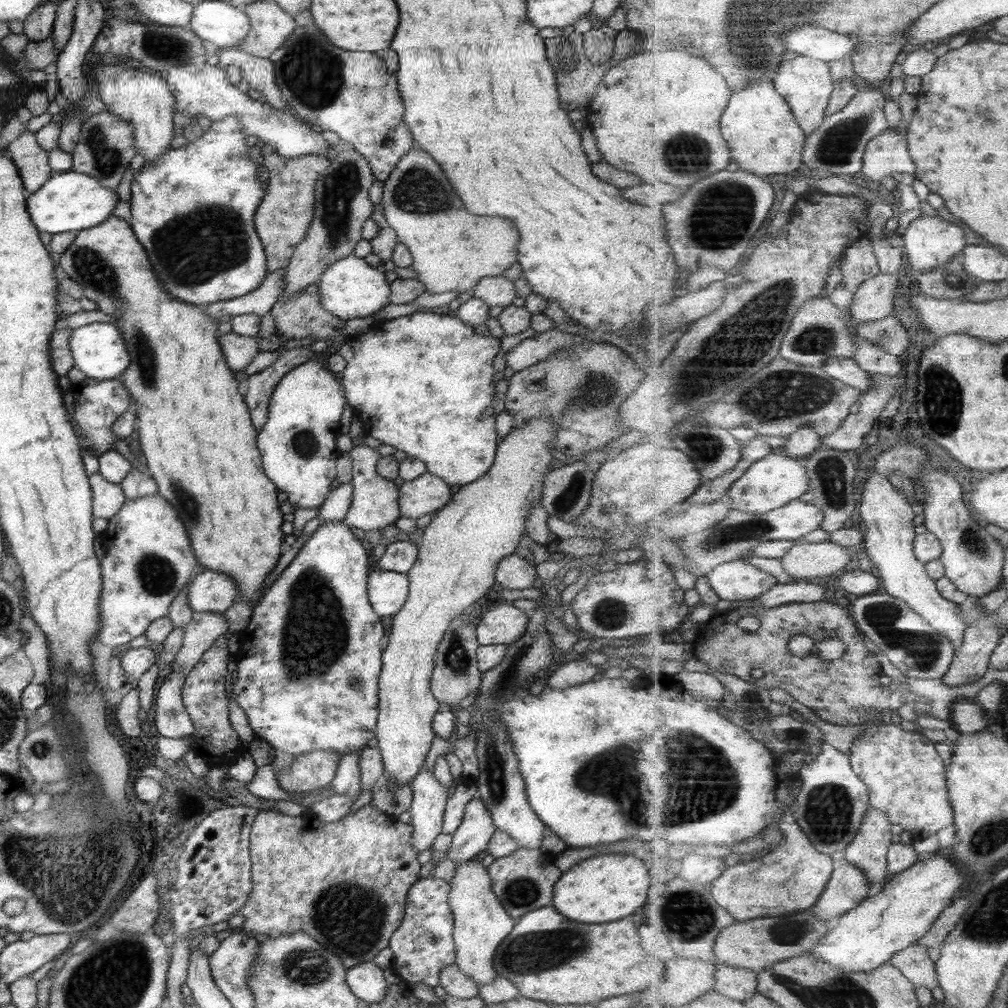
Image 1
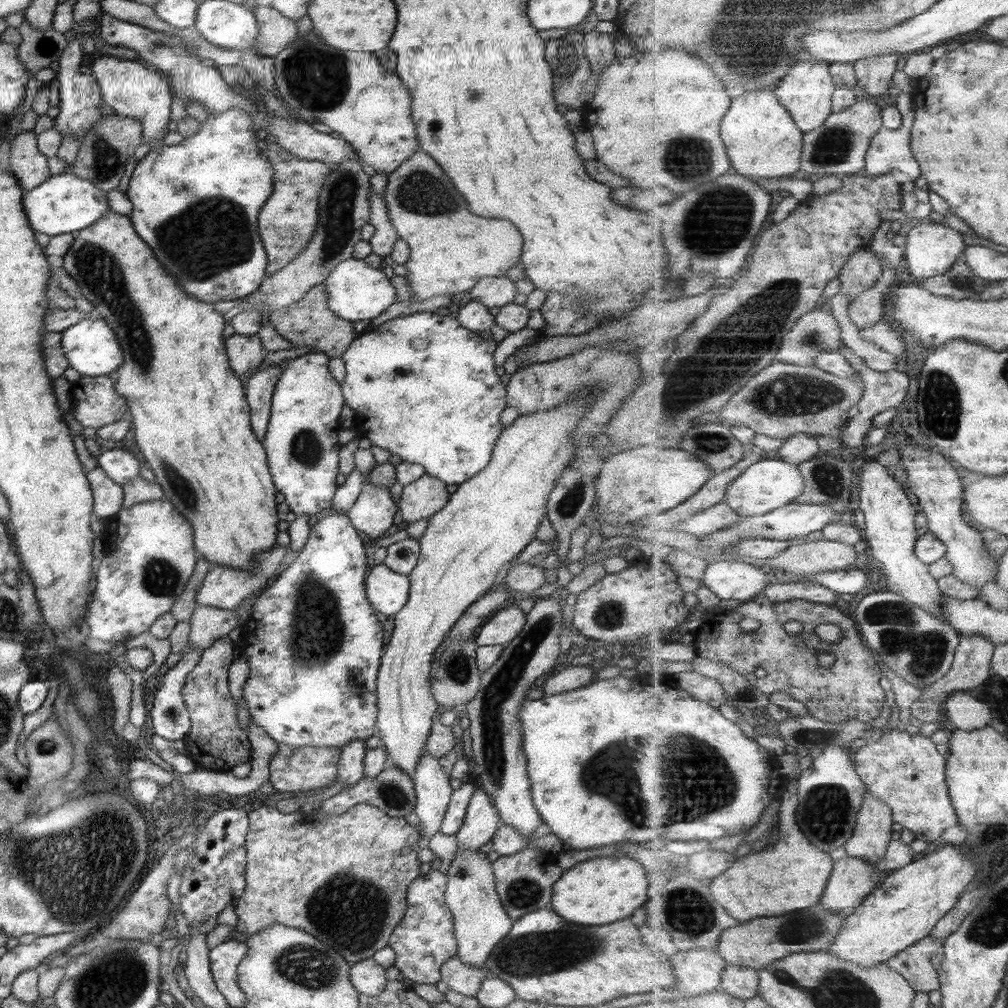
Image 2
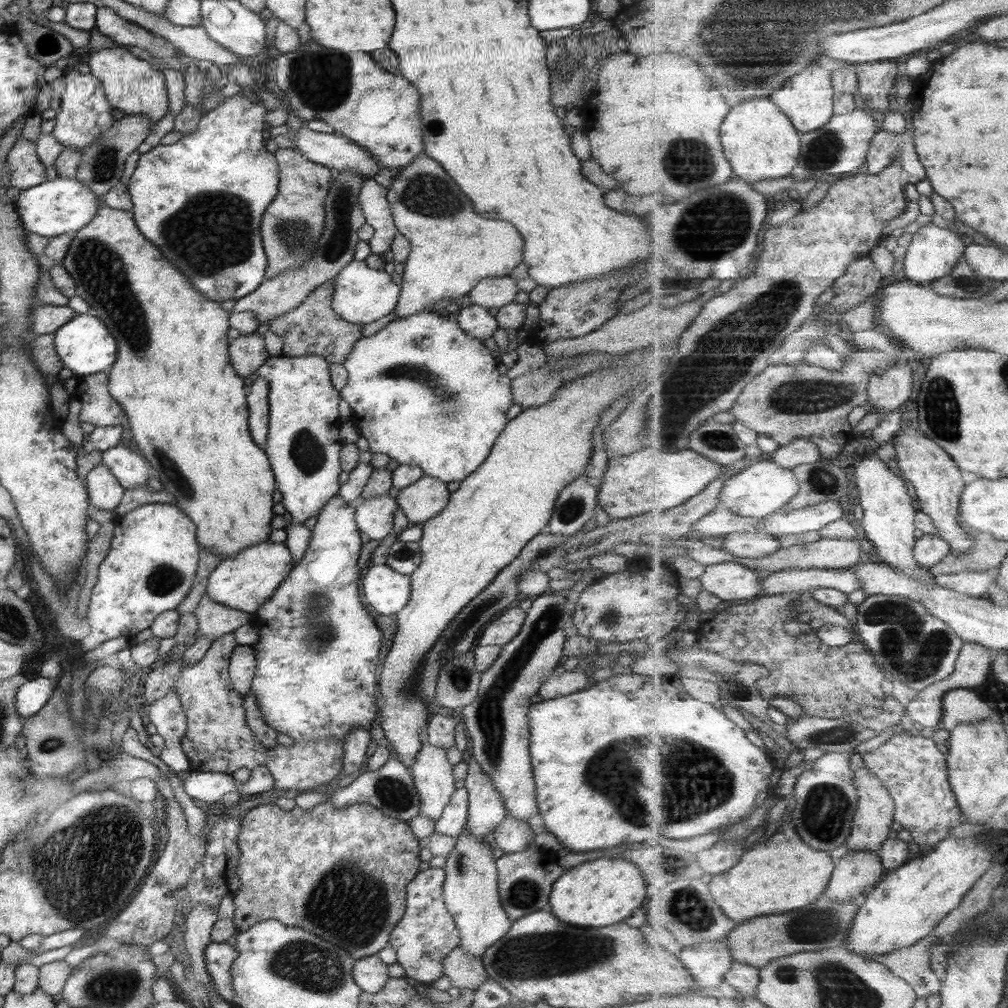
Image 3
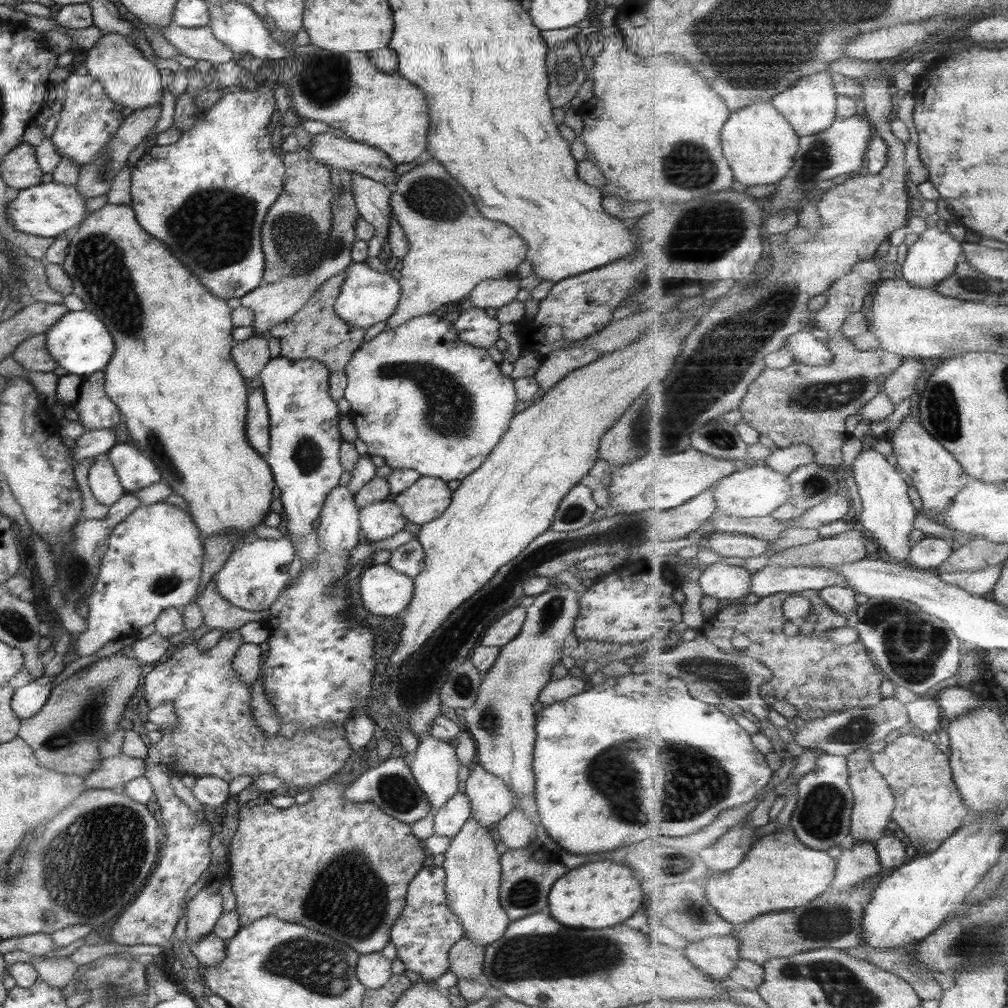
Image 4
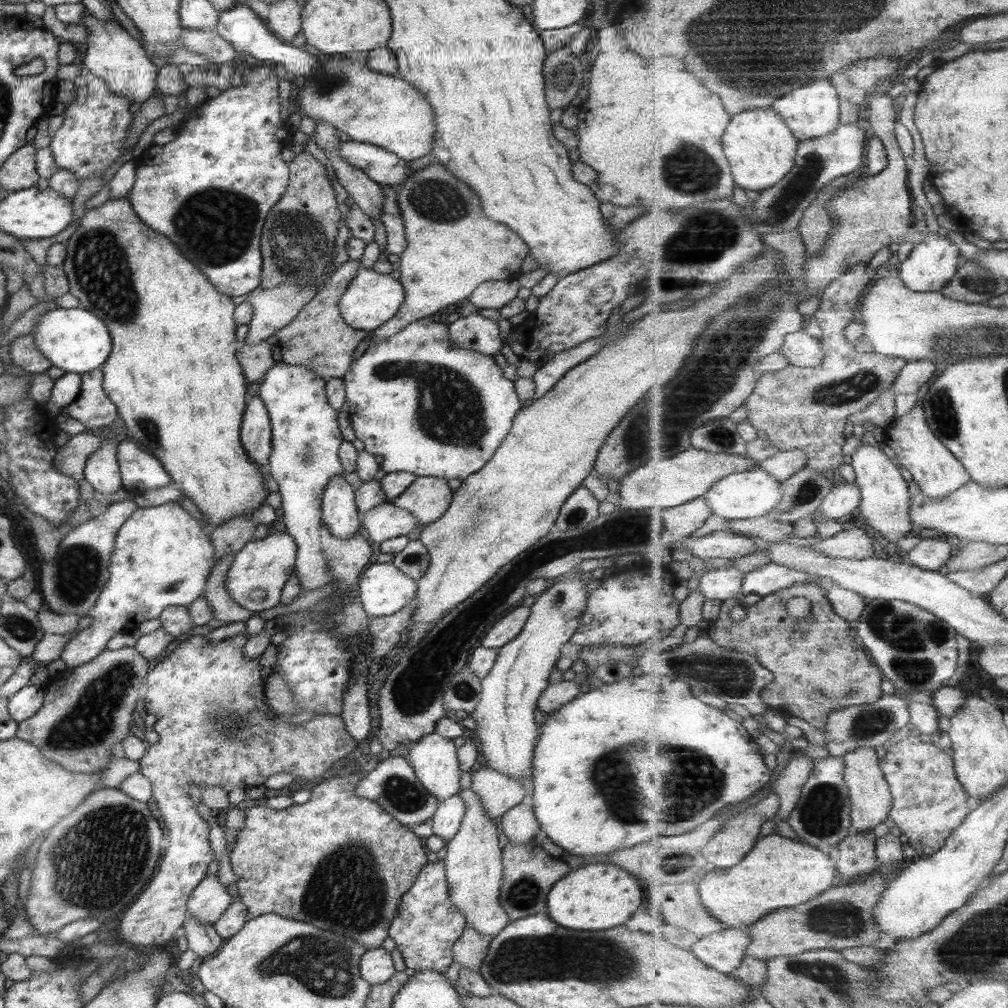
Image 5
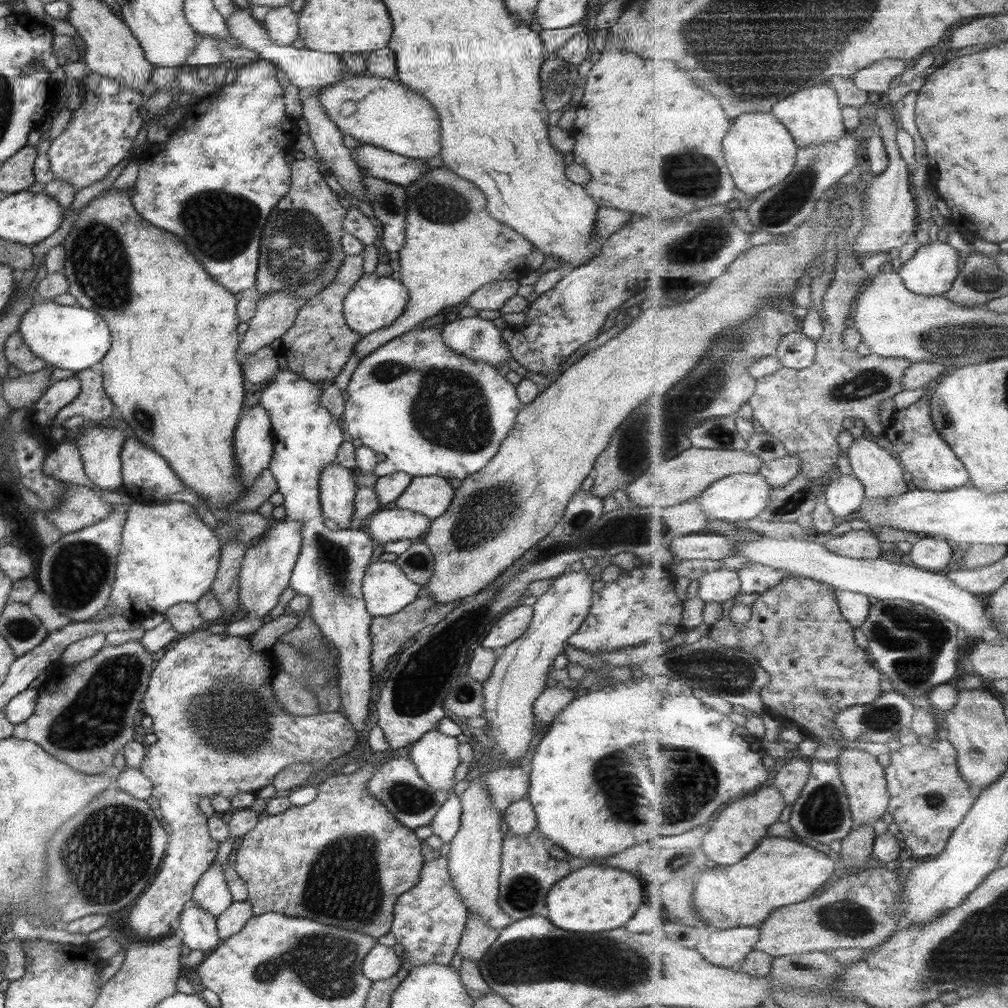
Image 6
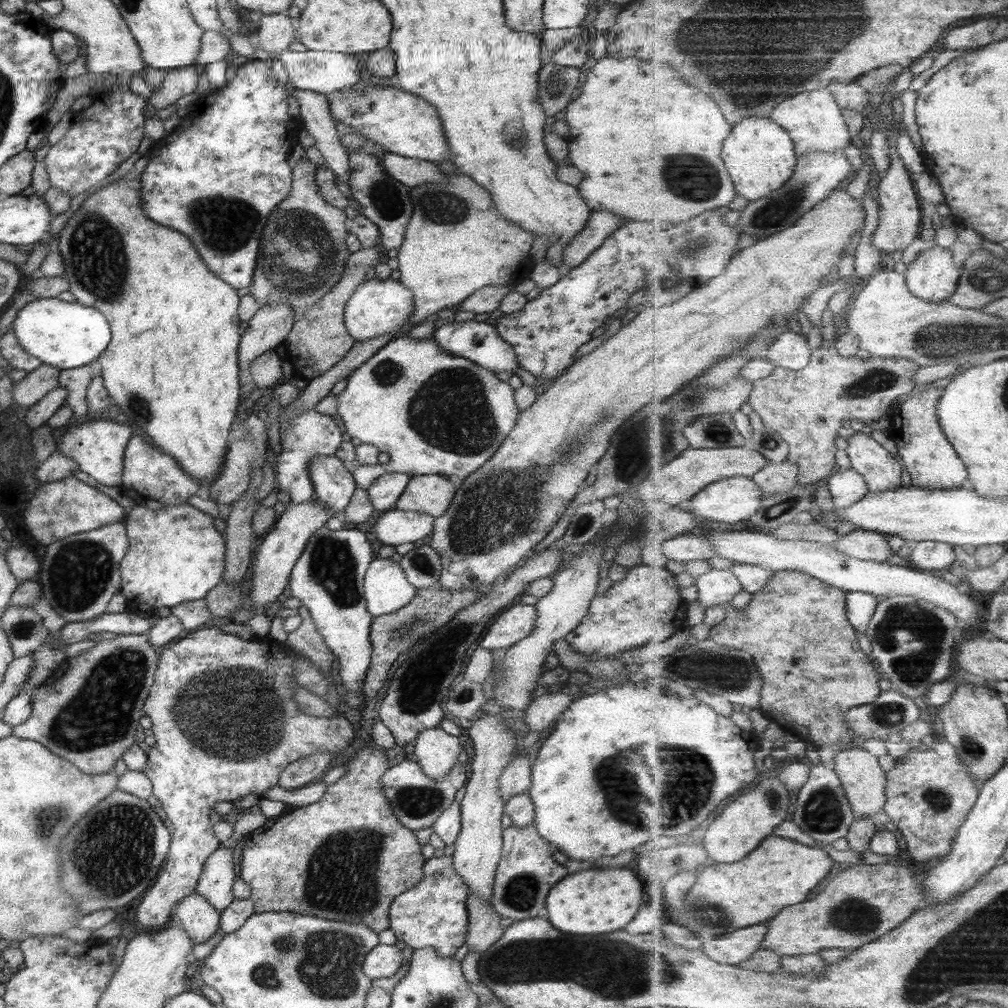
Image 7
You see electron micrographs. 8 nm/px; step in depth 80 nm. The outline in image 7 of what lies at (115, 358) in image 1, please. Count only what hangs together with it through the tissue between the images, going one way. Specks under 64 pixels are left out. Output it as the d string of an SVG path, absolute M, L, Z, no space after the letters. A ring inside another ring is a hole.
M36 297L35 300L27 302L16 312L11 331L25 352L60 371L95 365L96 358L110 341L109 324L101 316L101 312L81 306L77 301L65 302L56 297Z

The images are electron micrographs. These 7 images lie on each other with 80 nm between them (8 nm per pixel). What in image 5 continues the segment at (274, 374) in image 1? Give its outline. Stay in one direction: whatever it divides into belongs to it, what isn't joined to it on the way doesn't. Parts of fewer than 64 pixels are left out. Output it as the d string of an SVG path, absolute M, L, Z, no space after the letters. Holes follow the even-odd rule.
M251 397L244 406L239 426L241 448L248 459L261 468L266 469L271 452L270 420L263 401L258 397Z

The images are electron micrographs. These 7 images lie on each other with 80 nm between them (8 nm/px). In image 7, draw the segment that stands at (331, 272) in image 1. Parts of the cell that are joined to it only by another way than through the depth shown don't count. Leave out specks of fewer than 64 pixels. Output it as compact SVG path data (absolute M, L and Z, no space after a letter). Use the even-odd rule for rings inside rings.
M376 278L364 280L346 300L343 313L346 331L354 343L369 340L388 332L398 332L410 319L414 309L413 303L412 292L398 280Z

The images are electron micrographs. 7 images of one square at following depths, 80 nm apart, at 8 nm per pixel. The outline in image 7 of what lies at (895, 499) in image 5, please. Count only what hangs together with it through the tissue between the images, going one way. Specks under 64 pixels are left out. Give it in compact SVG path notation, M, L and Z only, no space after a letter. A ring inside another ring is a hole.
M867 429L860 430L848 439L845 449L850 466L860 472L867 481L870 492L878 493L903 487L908 481L897 458L873 440Z

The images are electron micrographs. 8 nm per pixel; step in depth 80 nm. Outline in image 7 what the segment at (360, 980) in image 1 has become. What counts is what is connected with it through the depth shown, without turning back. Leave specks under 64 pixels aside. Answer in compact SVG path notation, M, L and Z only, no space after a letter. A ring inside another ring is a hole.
M376 944L362 962L362 971L371 980L393 976L402 965L401 950L395 945Z

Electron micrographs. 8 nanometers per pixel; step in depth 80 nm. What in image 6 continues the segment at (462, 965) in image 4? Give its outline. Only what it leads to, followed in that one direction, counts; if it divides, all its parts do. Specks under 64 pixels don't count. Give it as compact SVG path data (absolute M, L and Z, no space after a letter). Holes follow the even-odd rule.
M468 913L456 953L463 959L477 962L498 936L499 930L487 926L479 915Z

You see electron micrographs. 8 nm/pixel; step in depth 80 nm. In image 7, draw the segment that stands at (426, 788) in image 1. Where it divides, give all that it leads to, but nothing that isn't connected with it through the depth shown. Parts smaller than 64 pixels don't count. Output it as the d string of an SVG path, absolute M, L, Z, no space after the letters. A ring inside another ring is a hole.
M439 727L419 731L412 743L415 762L426 777L438 779L457 762L460 751L457 743L456 736Z

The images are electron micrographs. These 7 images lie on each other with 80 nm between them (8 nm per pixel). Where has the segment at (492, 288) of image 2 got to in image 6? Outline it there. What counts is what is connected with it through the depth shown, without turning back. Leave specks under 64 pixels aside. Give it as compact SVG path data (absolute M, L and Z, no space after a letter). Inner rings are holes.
M518 280L489 282L470 294L466 305L476 311L499 310L505 300L516 294L518 285Z

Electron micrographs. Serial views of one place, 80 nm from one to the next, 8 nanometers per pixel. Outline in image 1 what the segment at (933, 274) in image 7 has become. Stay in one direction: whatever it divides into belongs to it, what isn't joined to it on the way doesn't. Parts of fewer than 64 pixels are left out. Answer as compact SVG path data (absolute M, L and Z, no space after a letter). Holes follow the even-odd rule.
M920 215L913 220L901 236L913 268L912 272L915 275L921 272L929 272L942 264L947 264L953 257L959 255L970 243L970 240L965 240L965 236L969 236L969 232L963 230L961 226L964 225L955 225L937 215L933 217Z

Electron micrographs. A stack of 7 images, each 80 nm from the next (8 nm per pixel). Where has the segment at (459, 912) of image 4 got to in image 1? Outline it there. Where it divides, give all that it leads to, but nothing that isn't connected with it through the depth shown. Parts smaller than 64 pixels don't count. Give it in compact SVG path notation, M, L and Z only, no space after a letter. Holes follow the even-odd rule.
M474 858L459 862L448 881L447 902L452 912L452 941L455 947L454 963L479 986L497 978L492 967L492 956L497 945L511 932L516 919L509 916L493 894L492 880L481 861Z

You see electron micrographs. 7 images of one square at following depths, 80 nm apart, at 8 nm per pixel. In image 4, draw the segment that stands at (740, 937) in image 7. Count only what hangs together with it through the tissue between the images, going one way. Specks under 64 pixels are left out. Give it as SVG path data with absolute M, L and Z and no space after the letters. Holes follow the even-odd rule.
M735 933L727 936L712 936L696 943L688 943L683 950L702 971L716 983L728 982L730 972L737 966L741 941Z

